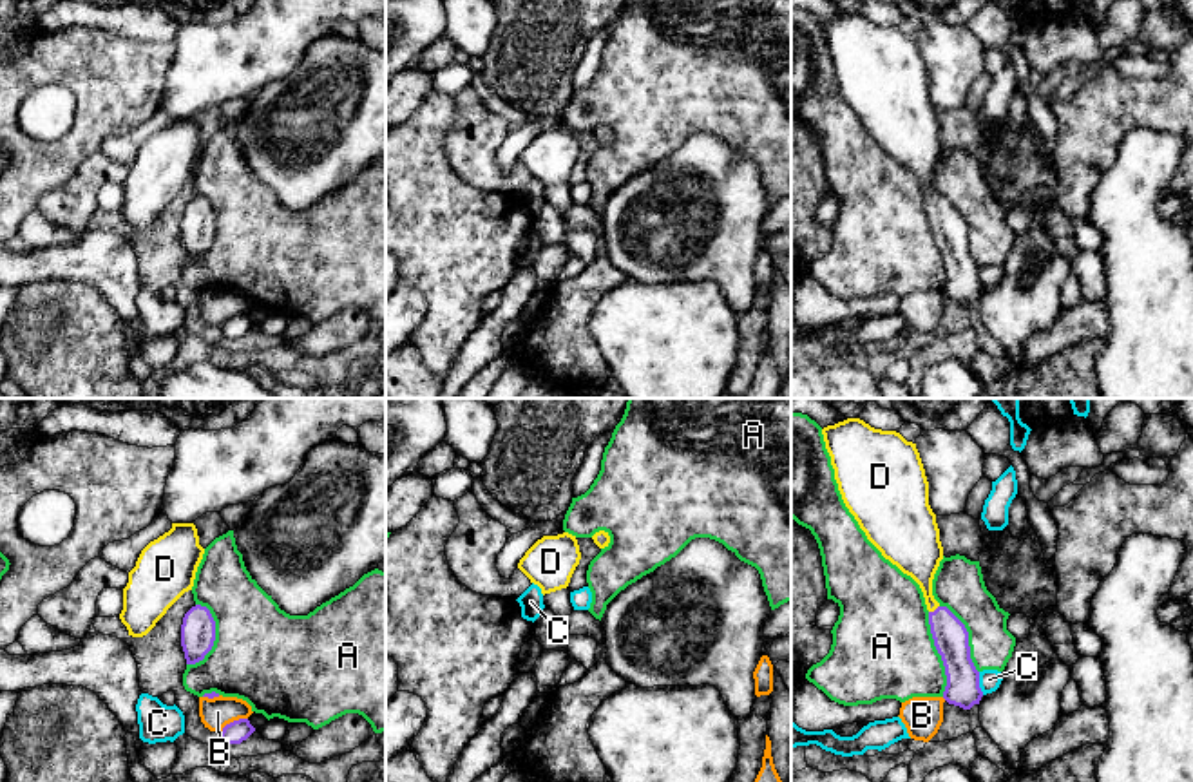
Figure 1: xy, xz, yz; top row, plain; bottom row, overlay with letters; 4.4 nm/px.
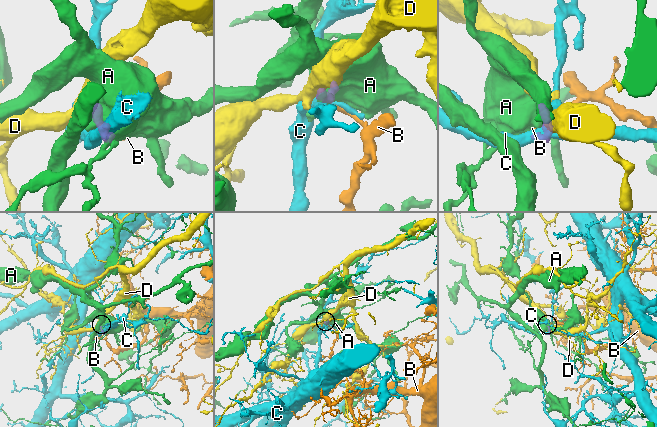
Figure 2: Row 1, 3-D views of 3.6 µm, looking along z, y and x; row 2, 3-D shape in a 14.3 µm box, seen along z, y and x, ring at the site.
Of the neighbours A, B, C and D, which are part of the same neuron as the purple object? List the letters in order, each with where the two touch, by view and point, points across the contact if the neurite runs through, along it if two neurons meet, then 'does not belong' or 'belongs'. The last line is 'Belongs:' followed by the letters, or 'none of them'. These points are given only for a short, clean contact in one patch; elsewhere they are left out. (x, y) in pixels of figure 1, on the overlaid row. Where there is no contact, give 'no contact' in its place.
A: meets purple in yz at (938, 652); does not belong
B: meets purple in xy at (234, 721); border along xy (247, 717), (230, 721), (219, 734); does not belong
C: meets purple in yz at (978, 683); border along yz (978, 672), (978, 686), (983, 694); does not belong
D: meets purple in yz at (935, 610); runs through yz (951, 638), (935, 610), (927, 594), (920, 556); belongs
Belongs: D

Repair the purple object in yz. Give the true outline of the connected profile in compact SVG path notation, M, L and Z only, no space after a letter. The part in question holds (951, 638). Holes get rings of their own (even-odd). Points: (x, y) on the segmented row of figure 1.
M860 418L827 425L822 434L845 507L882 556L923 592L931 634L947 675L943 699L970 710L983 697L979 672L970 659L965 625L932 596L943 547L916 443Z

